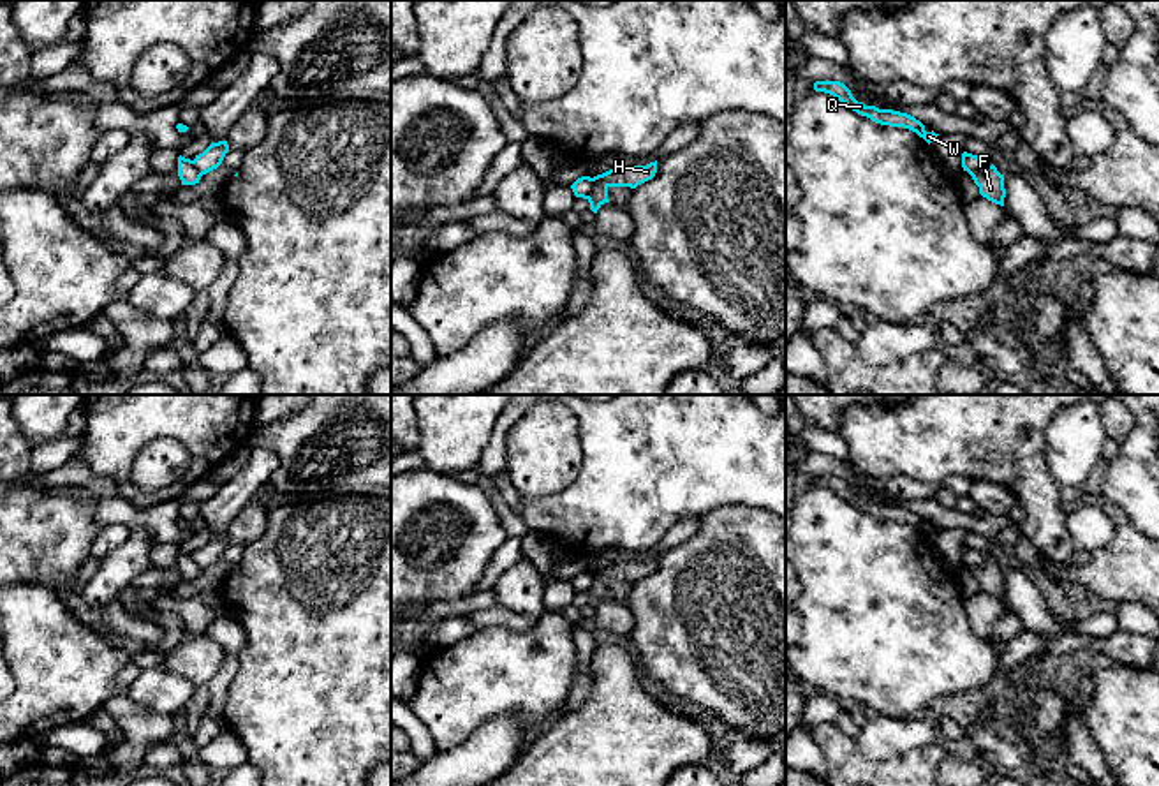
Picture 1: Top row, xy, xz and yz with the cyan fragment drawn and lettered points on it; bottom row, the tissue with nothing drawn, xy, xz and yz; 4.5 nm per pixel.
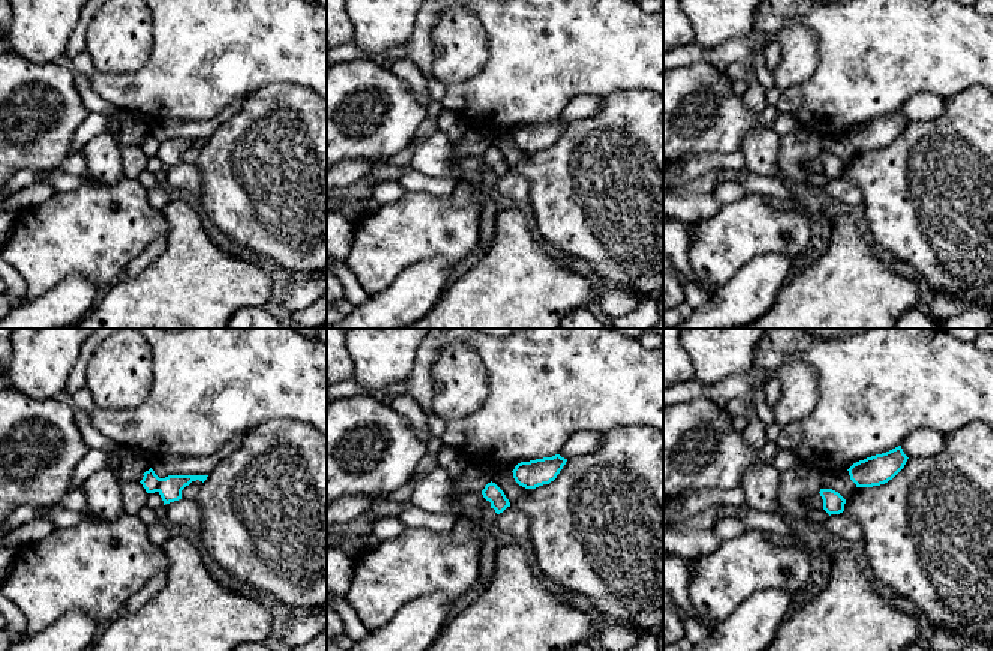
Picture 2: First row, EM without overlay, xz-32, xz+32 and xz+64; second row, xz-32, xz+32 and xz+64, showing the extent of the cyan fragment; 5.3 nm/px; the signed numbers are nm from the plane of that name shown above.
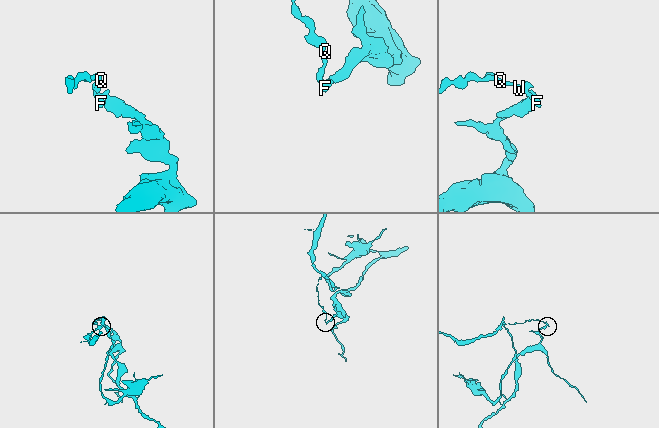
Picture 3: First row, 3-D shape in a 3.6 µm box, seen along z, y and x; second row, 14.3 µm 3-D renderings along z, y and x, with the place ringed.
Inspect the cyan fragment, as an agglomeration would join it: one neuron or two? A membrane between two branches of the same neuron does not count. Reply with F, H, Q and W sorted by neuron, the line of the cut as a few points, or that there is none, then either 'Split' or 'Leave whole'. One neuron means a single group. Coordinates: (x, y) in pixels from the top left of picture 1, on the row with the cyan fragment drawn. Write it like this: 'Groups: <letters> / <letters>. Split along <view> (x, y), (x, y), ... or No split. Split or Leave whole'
Groups: F Q W / H. Split along xz (590, 178), (590, 196), (599, 205). Split

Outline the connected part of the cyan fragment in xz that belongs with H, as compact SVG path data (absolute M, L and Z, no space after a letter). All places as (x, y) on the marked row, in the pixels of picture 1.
M657 160L646 166L624 166L613 167L602 174L592 178L592 199L597 204L609 203L608 189L609 187L631 187L636 189L638 185L652 180L657 173Z

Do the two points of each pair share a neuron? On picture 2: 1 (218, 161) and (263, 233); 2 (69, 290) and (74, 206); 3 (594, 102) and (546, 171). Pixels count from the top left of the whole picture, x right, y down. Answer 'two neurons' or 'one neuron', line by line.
1: one neuron
2: two neurons
3: two neurons

